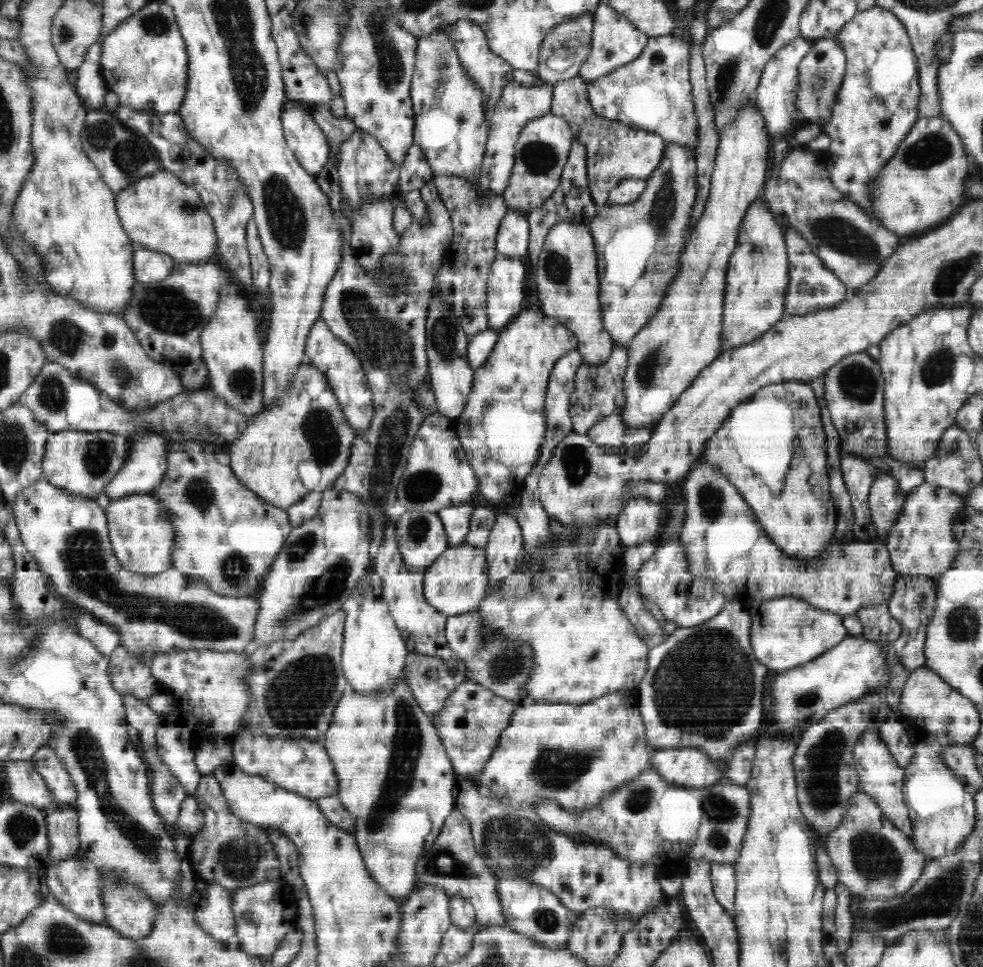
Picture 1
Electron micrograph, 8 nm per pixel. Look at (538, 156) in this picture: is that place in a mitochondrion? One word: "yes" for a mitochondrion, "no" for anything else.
yes

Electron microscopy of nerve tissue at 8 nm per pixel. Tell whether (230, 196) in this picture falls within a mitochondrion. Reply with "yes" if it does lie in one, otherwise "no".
yes

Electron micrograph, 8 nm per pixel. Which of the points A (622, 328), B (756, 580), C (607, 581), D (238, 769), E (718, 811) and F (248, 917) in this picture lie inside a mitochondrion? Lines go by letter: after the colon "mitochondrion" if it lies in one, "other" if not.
A: other
B: other
C: other
D: other
E: mitochondrion
F: mitochondrion

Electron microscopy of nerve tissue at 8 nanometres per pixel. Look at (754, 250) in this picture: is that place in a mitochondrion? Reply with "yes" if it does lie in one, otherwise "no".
yes

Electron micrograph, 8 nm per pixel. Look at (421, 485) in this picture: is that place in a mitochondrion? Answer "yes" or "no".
yes

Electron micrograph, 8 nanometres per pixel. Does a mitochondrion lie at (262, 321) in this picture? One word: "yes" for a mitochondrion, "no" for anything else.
no

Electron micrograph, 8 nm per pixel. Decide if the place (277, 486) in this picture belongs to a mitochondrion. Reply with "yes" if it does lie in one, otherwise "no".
no

